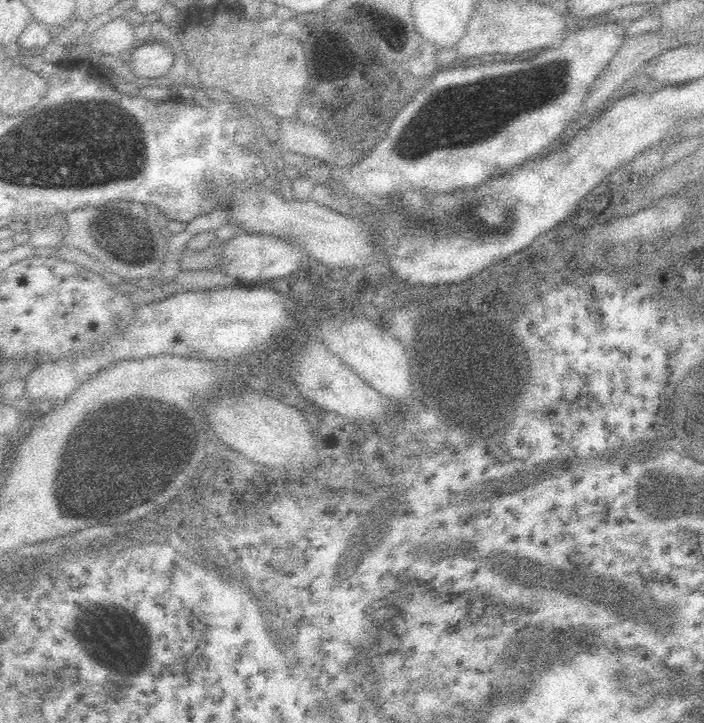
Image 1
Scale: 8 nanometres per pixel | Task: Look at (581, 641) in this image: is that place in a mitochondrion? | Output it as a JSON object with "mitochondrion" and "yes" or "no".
{"mitochondrion":"no"}

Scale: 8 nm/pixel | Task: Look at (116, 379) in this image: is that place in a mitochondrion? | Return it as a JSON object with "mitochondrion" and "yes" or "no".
{"mitochondrion":"no"}

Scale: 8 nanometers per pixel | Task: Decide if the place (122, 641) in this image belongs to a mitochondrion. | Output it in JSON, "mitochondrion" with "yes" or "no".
{"mitochondrion":"yes"}

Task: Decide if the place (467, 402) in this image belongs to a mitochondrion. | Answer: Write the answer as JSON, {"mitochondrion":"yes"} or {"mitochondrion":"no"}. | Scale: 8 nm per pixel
{"mitochondrion":"yes"}

